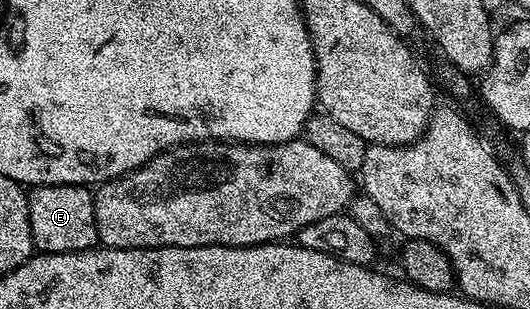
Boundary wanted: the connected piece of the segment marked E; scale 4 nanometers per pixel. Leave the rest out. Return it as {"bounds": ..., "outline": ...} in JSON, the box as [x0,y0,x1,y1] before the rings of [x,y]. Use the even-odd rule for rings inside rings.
{"bounds":[27,185,99,255],"outline":[[[43,185],[27,196],[29,229],[33,233],[35,251],[44,255],[90,251],[99,243],[95,220],[95,196],[87,185]]]}

